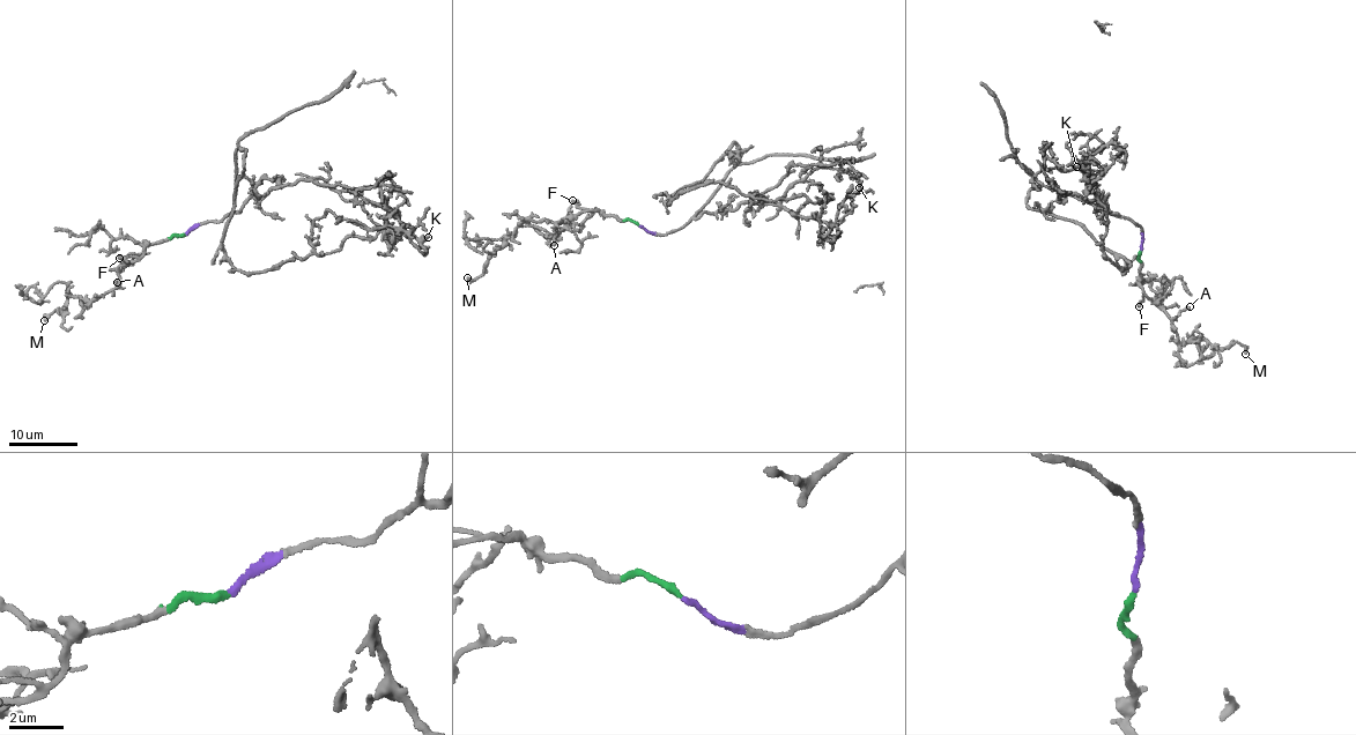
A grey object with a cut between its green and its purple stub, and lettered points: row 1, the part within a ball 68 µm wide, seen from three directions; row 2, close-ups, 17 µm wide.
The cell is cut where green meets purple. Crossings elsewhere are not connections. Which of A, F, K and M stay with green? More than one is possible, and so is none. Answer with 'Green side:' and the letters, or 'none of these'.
Green side: A, F, M

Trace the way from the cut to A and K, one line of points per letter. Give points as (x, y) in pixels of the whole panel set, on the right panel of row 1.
A: (1141, 250), (1140, 288), (1171, 317), (1190, 306)
K: (1141, 250), (1140, 229), (1108, 208), (1080, 165), (1093, 149), (1102, 147), (1084, 163), (1086, 169), (1076, 166)

